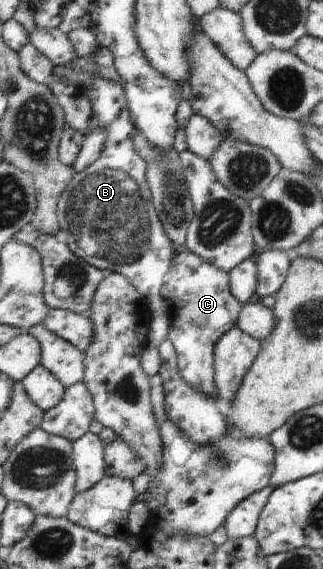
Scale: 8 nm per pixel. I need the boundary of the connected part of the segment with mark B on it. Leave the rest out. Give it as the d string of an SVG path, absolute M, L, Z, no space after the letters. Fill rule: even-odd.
M96 77L96 87L89 90L87 98L91 102L91 120L98 127L106 129L106 141L104 150L100 157L86 167L82 172L78 172L70 185L66 187L64 193L58 197L57 215L58 235L55 239L64 243L75 255L84 259L89 265L96 267L107 273L120 274L128 279L134 289L147 300L149 312L151 313L148 343L144 345L141 367L148 376L157 375L160 370L159 347L168 336L169 313L167 302L162 298L162 285L166 283L172 267L172 259L177 249L168 241L168 237L162 231L162 223L158 219L158 211L154 210L149 184L146 173L148 163L142 159L136 149L134 149L134 139L138 135L137 129L130 123L130 111L128 111L127 100L123 85L114 83L104 77Z

